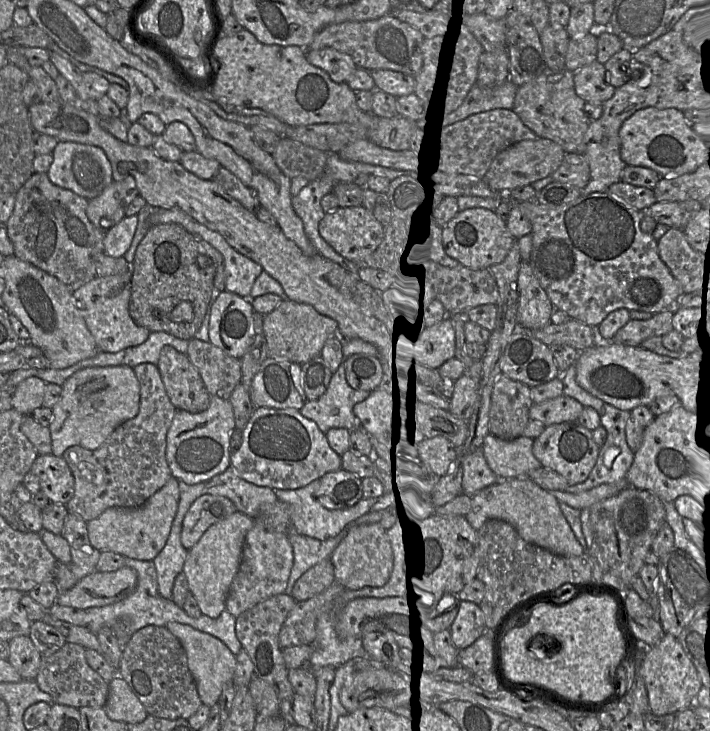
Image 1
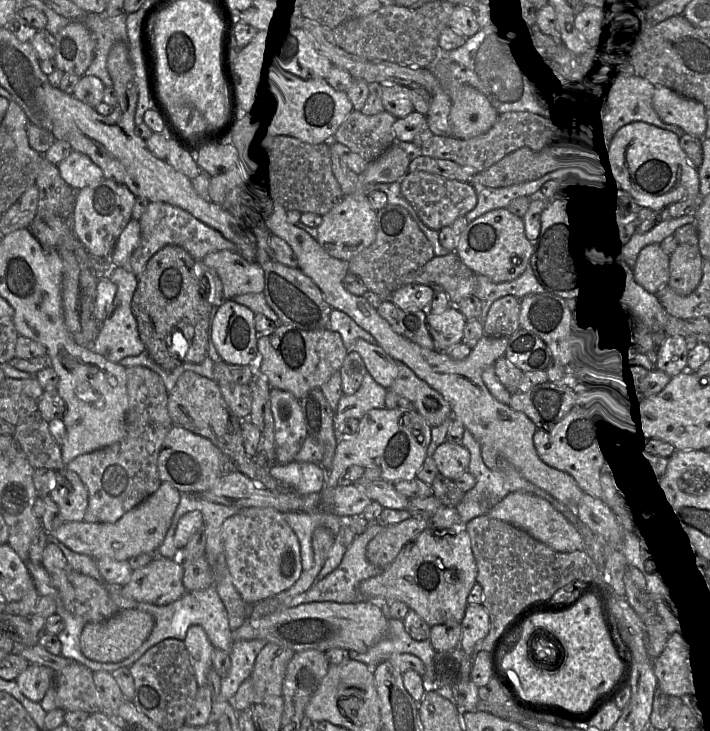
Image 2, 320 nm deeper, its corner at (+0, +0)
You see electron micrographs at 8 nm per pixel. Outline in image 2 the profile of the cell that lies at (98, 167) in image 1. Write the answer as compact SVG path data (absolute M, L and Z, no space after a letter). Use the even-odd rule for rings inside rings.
M72 151L57 167L63 181L76 191L104 179L101 168L79 152Z

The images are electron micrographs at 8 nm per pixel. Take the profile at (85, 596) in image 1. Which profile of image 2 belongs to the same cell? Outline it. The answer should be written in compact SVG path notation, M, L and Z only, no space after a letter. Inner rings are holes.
M155 555L147 565L132 571L130 579L122 586L125 598L154 605L166 605L182 598L188 591L183 585L184 567L179 557L169 559Z

